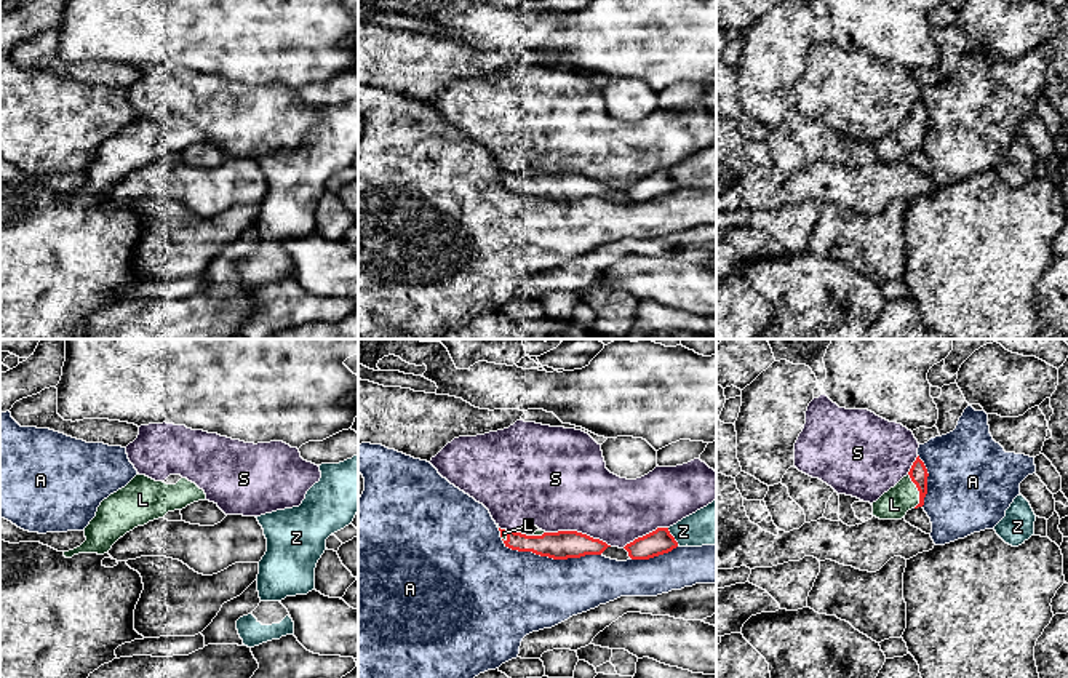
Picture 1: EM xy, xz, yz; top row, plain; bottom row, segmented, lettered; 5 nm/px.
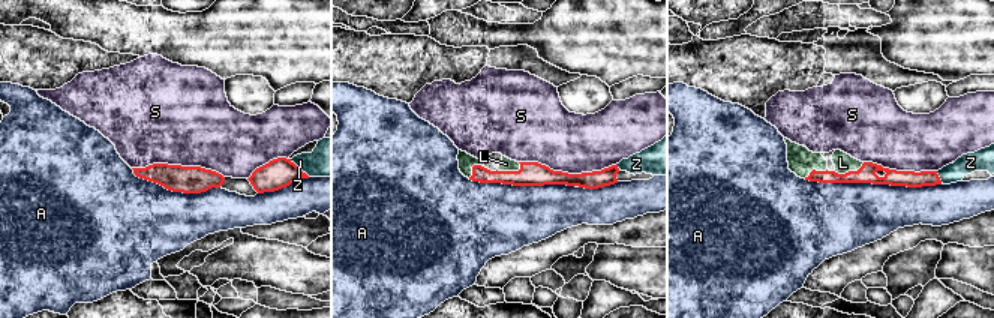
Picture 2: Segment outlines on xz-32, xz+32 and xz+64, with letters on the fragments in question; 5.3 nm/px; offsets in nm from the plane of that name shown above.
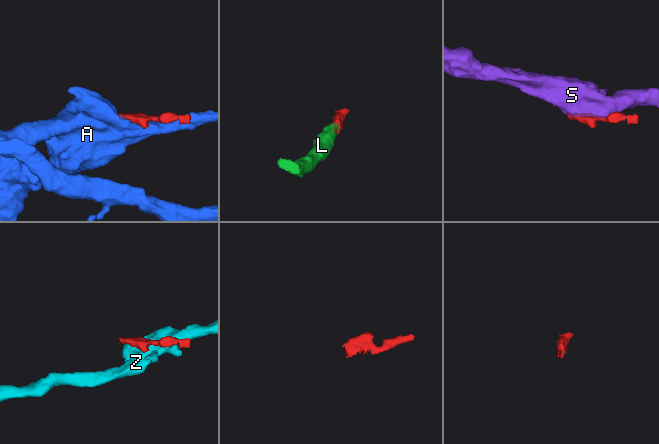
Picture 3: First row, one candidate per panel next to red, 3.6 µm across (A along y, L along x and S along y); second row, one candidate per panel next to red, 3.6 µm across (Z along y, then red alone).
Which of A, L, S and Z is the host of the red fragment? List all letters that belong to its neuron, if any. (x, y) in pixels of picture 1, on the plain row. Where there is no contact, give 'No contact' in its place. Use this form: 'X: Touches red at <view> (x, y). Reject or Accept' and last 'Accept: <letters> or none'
A: Touches red at xz (545, 197). Reject
L: Touches red at yz (918, 131). Accept
S: Touches red at xz (579, 175). Reject
Z: Touches red at xz (672, 178). Reject
Accept: L

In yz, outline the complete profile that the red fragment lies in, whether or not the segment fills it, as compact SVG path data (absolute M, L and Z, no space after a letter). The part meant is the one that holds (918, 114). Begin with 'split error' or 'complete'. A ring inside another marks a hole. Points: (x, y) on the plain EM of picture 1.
split error; M916 99L907 118L873 144L873 158L879 162L902 162L907 154L924 147L927 136L927 110Z

